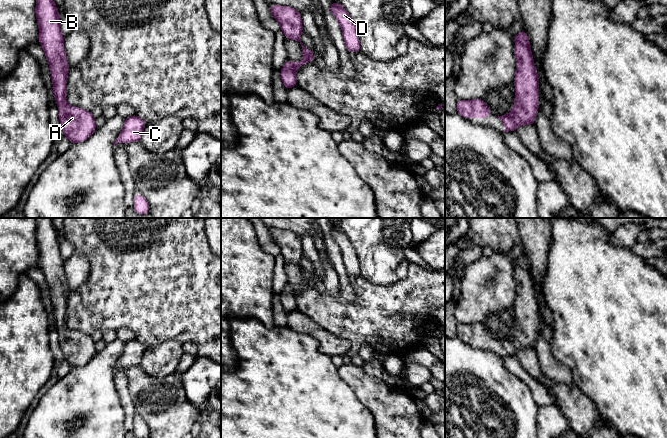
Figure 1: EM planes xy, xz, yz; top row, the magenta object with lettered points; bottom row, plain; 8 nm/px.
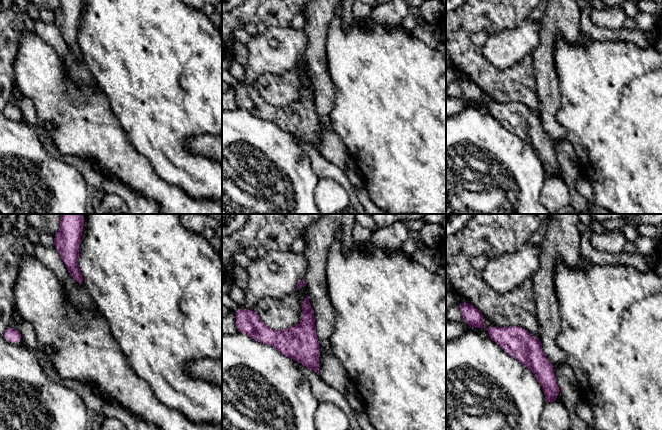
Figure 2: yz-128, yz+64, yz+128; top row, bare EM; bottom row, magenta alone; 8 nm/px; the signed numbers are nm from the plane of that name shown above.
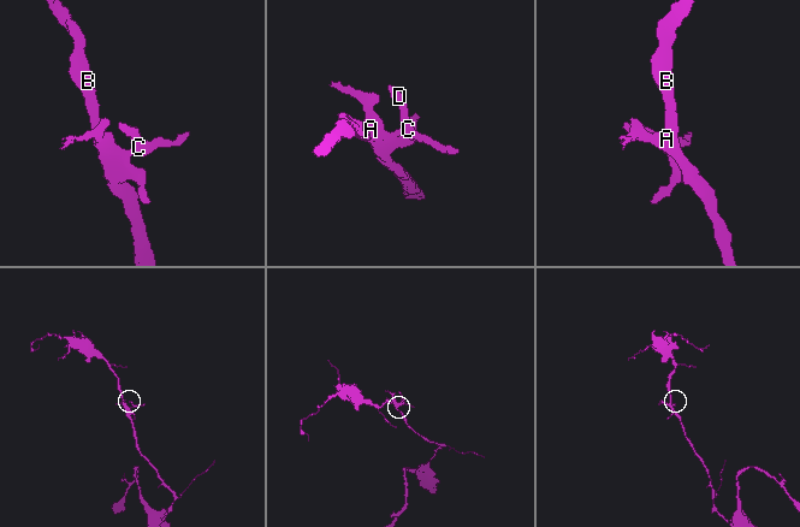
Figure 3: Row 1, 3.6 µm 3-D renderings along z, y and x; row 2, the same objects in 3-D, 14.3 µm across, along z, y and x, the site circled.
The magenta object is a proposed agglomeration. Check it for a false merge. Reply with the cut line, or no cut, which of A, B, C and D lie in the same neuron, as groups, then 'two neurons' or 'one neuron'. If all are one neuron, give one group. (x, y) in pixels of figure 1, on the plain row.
no cut | A B C D | one neuron

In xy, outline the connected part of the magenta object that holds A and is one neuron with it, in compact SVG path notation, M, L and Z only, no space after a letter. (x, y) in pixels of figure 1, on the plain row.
M35 218L35 238L39 251L39 267L49 286L53 317L59 331L59 345L65 361L71 367L86 365L95 355L96 347L91 335L67 328L66 306L70 294L61 257L60 238L52 218Z

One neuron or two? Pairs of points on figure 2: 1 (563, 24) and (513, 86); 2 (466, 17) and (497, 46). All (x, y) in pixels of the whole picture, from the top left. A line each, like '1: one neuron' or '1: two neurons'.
1: two neurons
2: two neurons

